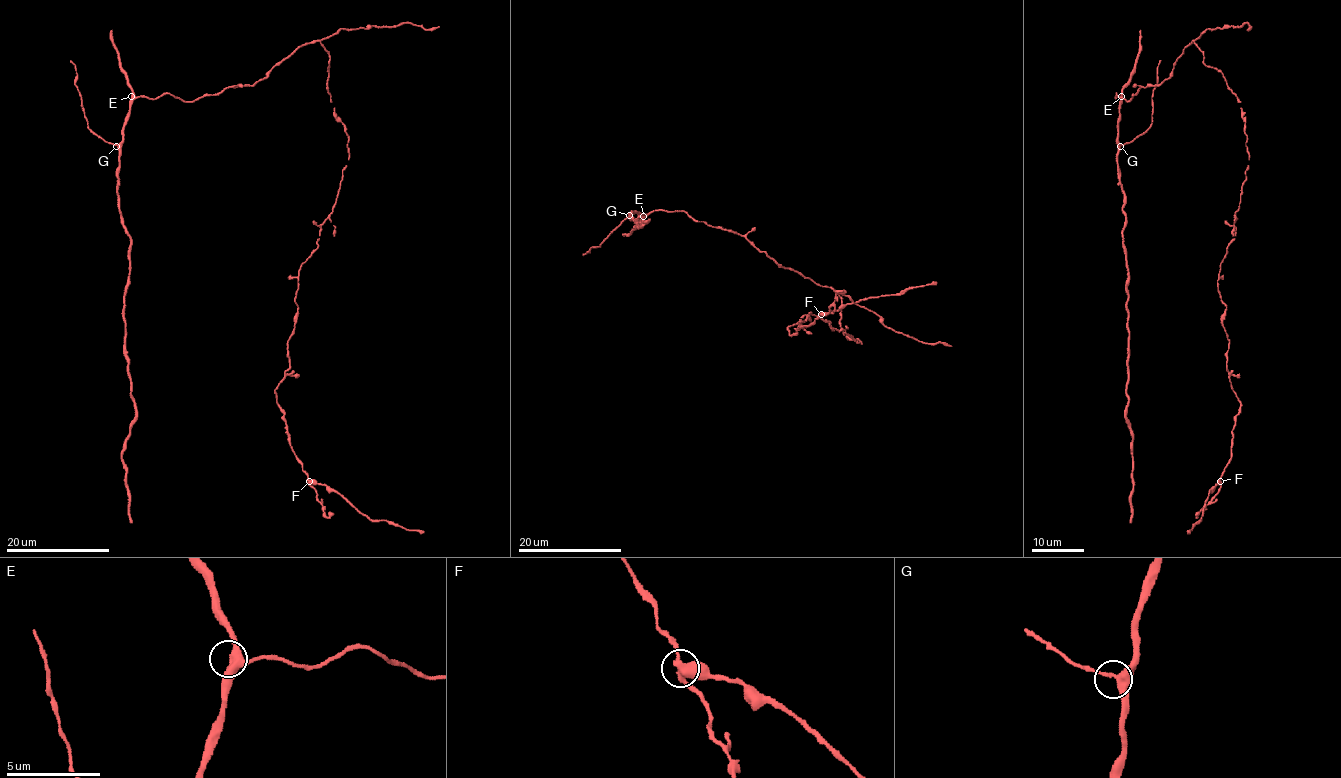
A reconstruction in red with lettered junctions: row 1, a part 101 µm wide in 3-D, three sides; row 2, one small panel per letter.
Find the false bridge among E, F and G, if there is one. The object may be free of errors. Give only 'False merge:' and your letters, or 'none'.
False merge: F

